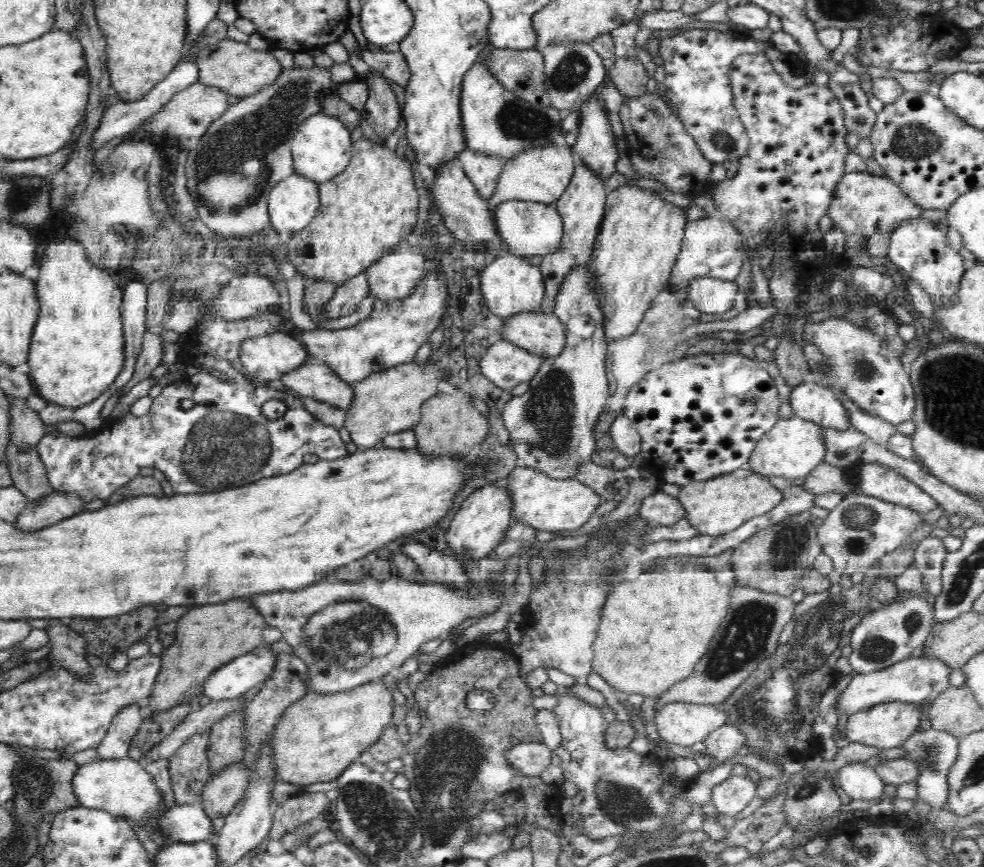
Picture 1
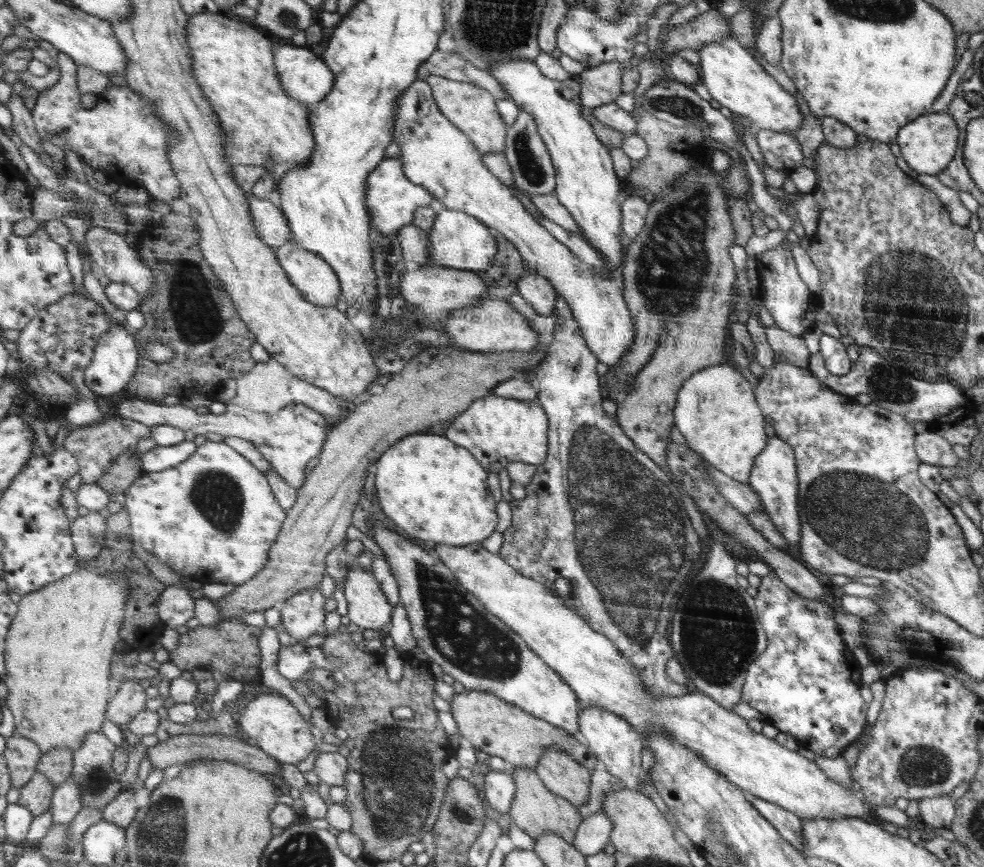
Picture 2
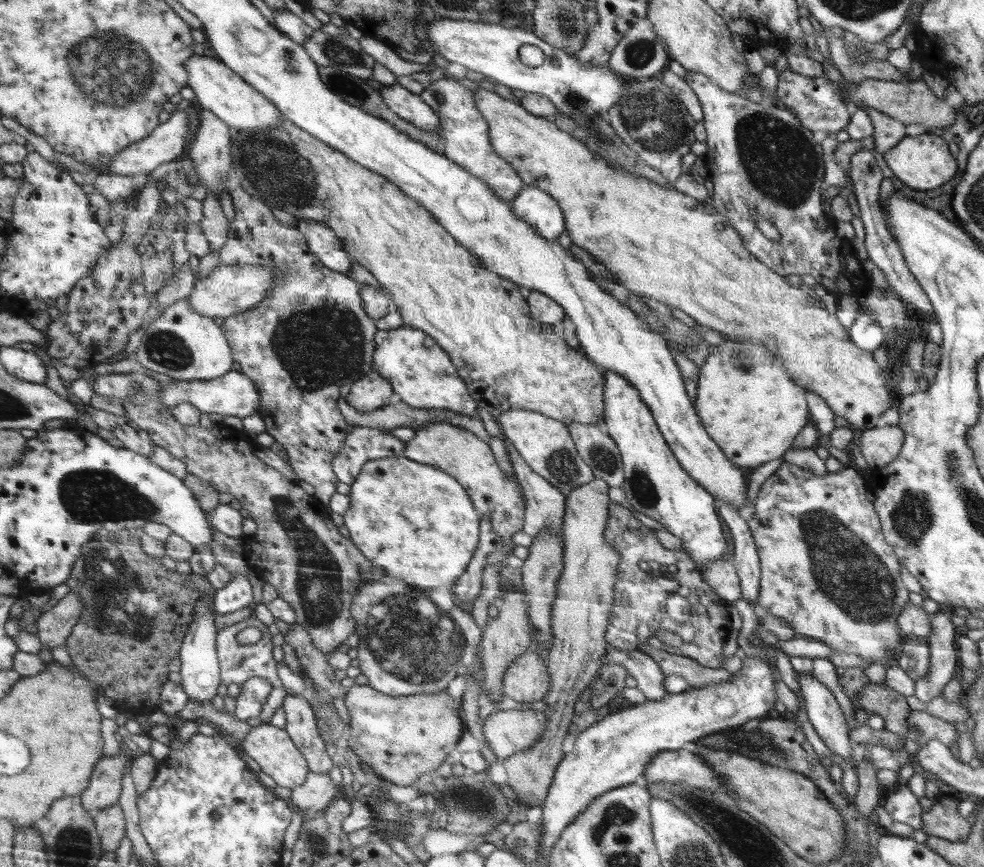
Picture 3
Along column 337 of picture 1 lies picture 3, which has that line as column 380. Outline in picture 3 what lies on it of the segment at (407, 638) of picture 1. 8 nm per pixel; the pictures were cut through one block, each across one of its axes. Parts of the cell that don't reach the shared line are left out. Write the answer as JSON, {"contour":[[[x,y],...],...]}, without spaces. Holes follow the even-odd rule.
{"contour":[[[380,579],[365,584],[354,596],[352,616],[356,618],[356,635],[360,638],[357,659],[361,673],[370,678],[372,689],[392,697],[409,695],[438,695],[448,689],[451,680],[466,673],[464,665],[469,661],[469,641],[460,625],[430,600],[427,590],[406,584],[402,580]]]}

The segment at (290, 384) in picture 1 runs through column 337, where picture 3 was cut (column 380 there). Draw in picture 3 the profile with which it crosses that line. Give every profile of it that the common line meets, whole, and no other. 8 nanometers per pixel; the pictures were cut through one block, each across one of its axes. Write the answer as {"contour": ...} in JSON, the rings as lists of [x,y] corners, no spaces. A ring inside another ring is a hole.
{"contour":[[[370,371],[368,375],[353,383],[345,401],[358,411],[370,411],[387,405],[394,394],[394,389],[386,377],[378,371]]]}

